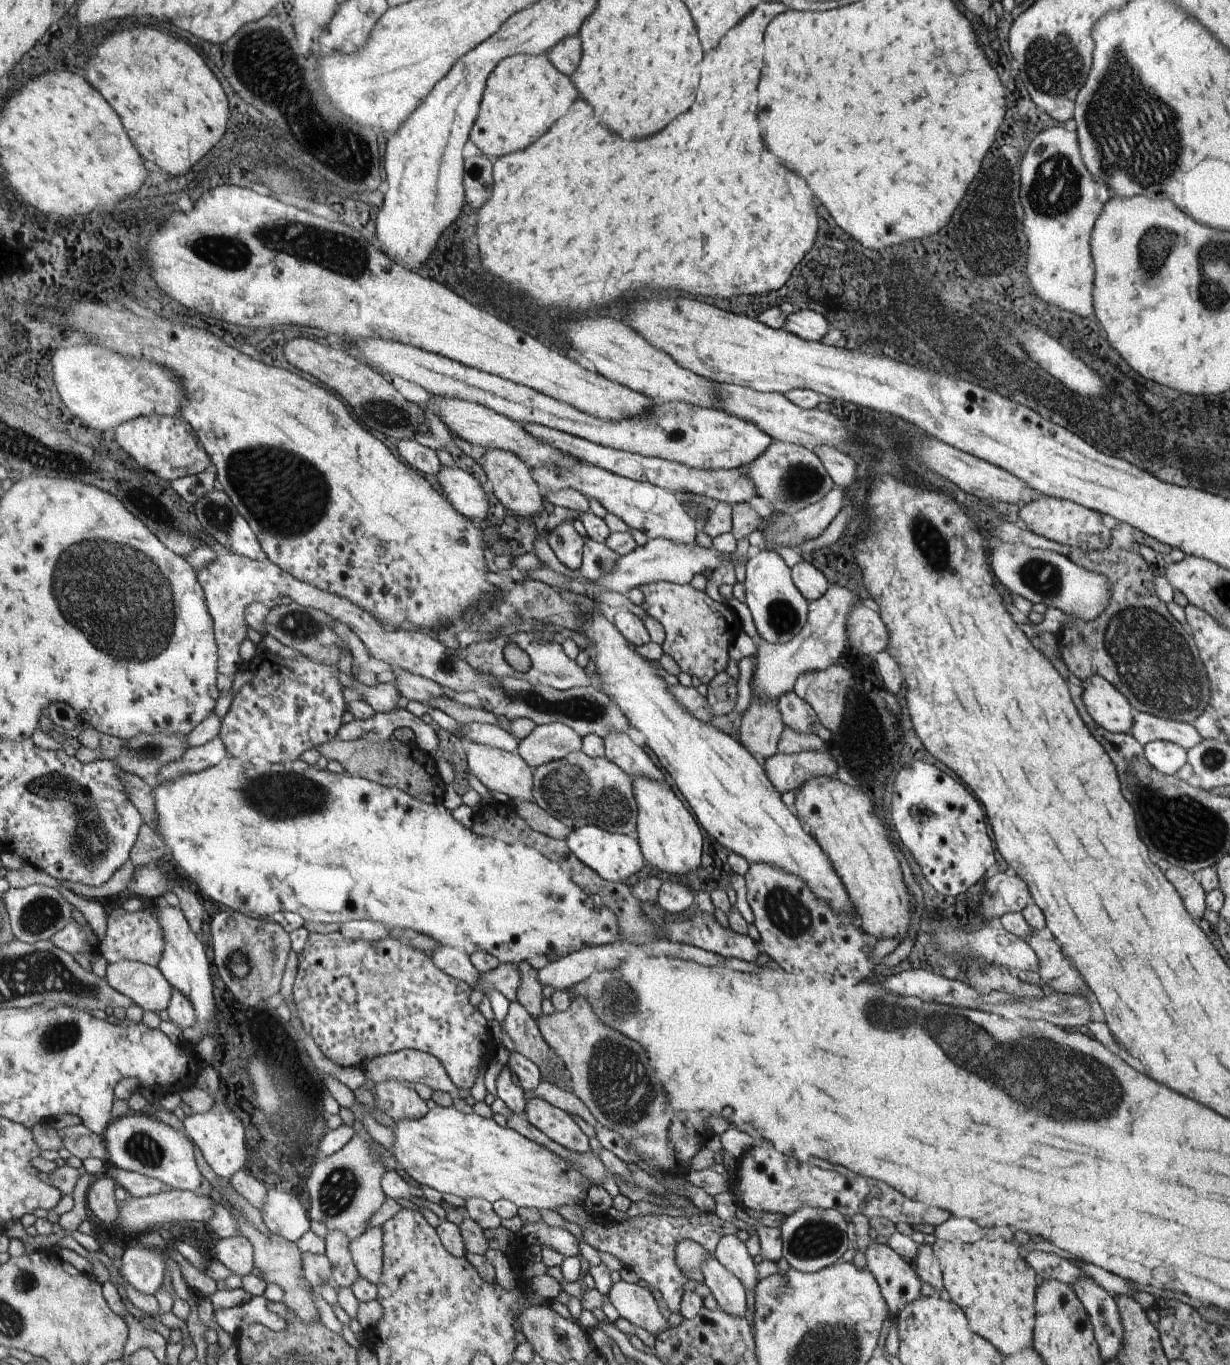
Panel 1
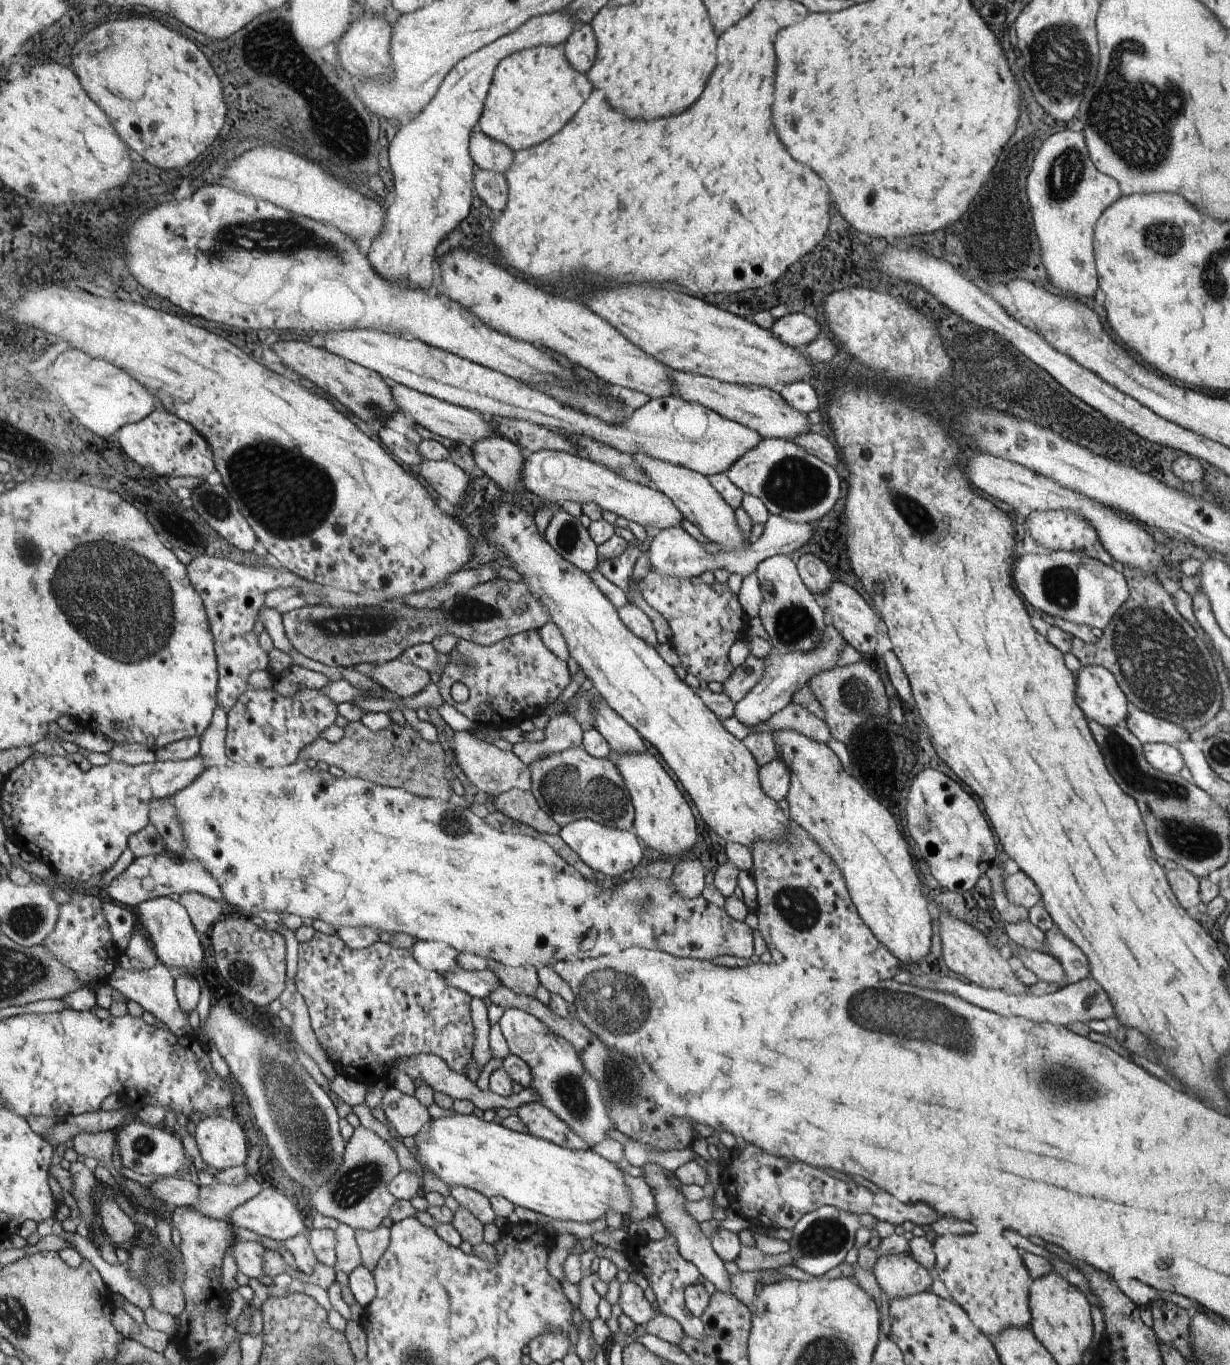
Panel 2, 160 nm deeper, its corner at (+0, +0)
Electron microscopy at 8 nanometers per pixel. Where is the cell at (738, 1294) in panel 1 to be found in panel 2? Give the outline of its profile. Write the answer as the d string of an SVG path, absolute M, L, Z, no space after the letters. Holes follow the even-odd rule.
M647 1162L643 1167L643 1177L651 1188L651 1192L655 1198L655 1205L657 1206L657 1216L662 1221L666 1230L670 1230L676 1238L676 1246L678 1246L678 1253L691 1264L694 1264L700 1275L710 1281L718 1292L726 1292L732 1294L732 1282L730 1282L730 1275L724 1268L725 1263L716 1254L714 1248L711 1246L711 1240L704 1235L700 1230L700 1223L687 1211L686 1197L680 1191L680 1187L672 1182L675 1173L665 1169L663 1166L653 1162Z

